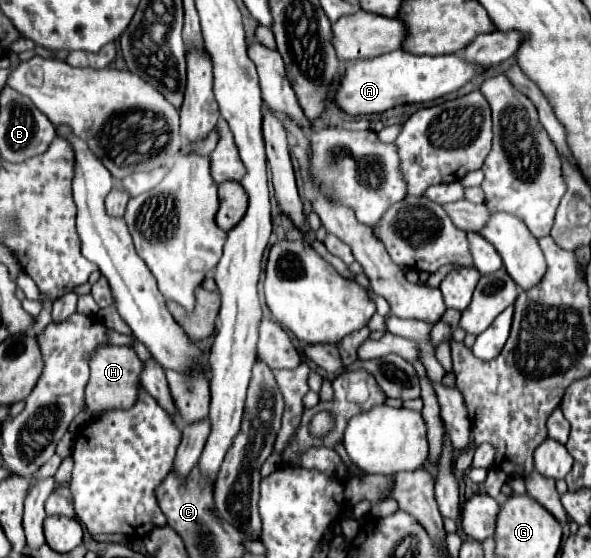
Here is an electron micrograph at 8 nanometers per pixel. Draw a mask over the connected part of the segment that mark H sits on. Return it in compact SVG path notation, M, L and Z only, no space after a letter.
M110 343L102 345L90 359L90 381L86 387L84 409L90 413L98 413L106 409L130 409L138 399L142 369L144 365L132 347L118 347Z

